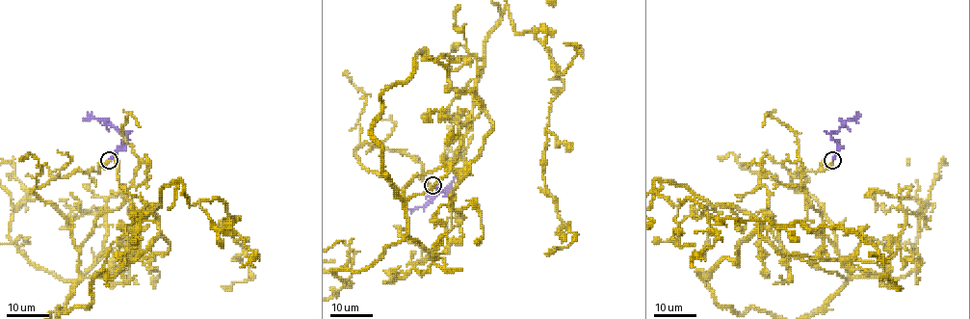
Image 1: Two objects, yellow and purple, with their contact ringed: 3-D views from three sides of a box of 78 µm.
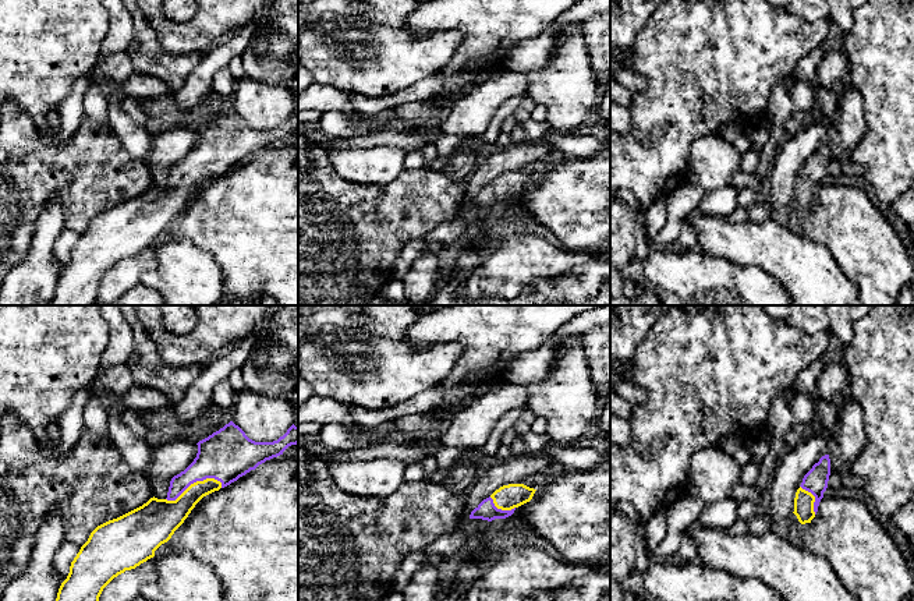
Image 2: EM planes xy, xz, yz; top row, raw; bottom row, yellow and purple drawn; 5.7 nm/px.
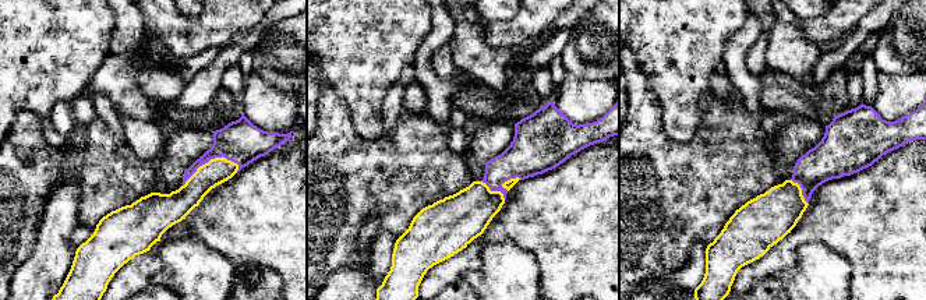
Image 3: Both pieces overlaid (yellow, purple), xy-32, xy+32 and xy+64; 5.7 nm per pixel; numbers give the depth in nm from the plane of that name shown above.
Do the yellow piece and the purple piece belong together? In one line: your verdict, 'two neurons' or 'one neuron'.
one neuron

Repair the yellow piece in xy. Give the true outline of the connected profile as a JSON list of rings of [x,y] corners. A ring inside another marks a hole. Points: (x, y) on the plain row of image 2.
[[[233,109],[199,128],[196,145],[184,159],[171,166],[166,187],[153,184],[142,194],[98,213],[91,220],[71,250],[70,261],[59,276],[50,305],[92,305],[96,303],[103,276],[118,262],[153,245],[155,238],[171,226],[203,184],[230,173],[297,131],[298,114],[294,112],[277,128],[255,130]]]

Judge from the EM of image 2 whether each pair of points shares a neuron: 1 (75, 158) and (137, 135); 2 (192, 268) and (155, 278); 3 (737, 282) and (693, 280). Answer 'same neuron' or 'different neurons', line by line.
1: different neurons
2: same neuron
3: same neuron

